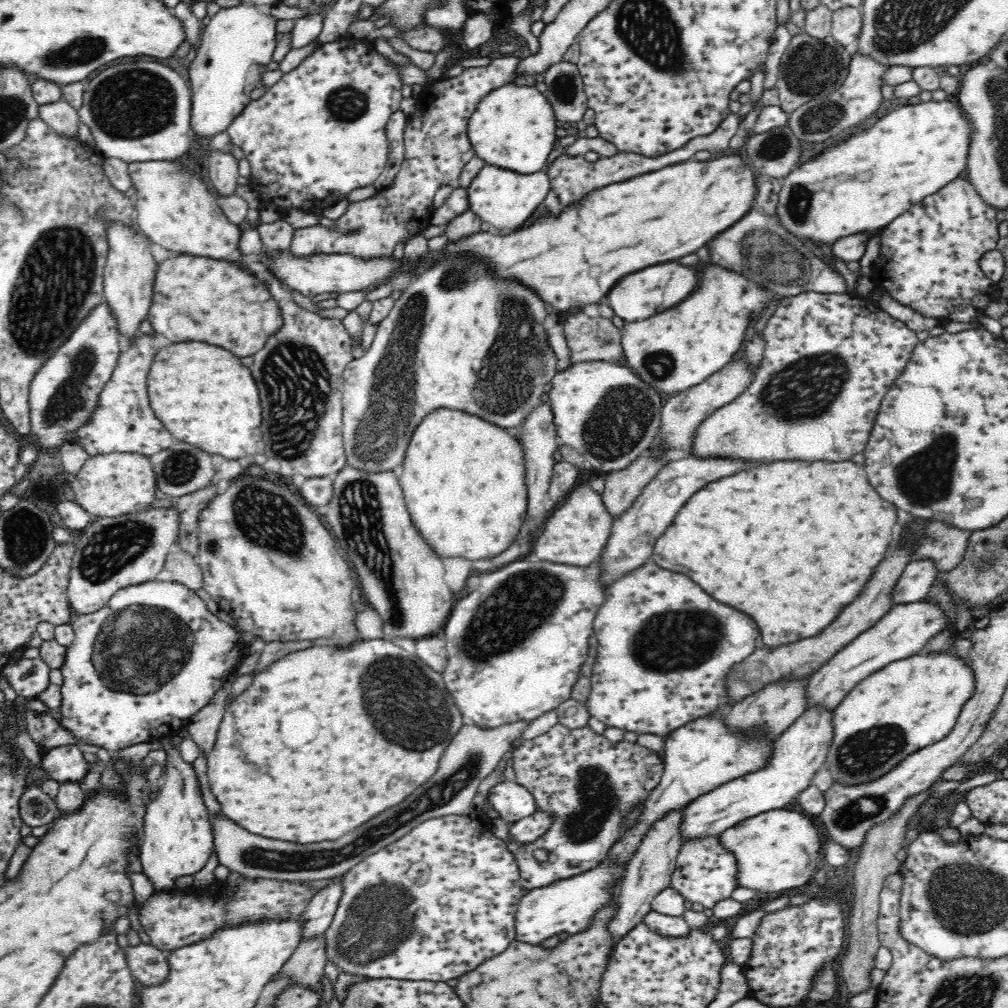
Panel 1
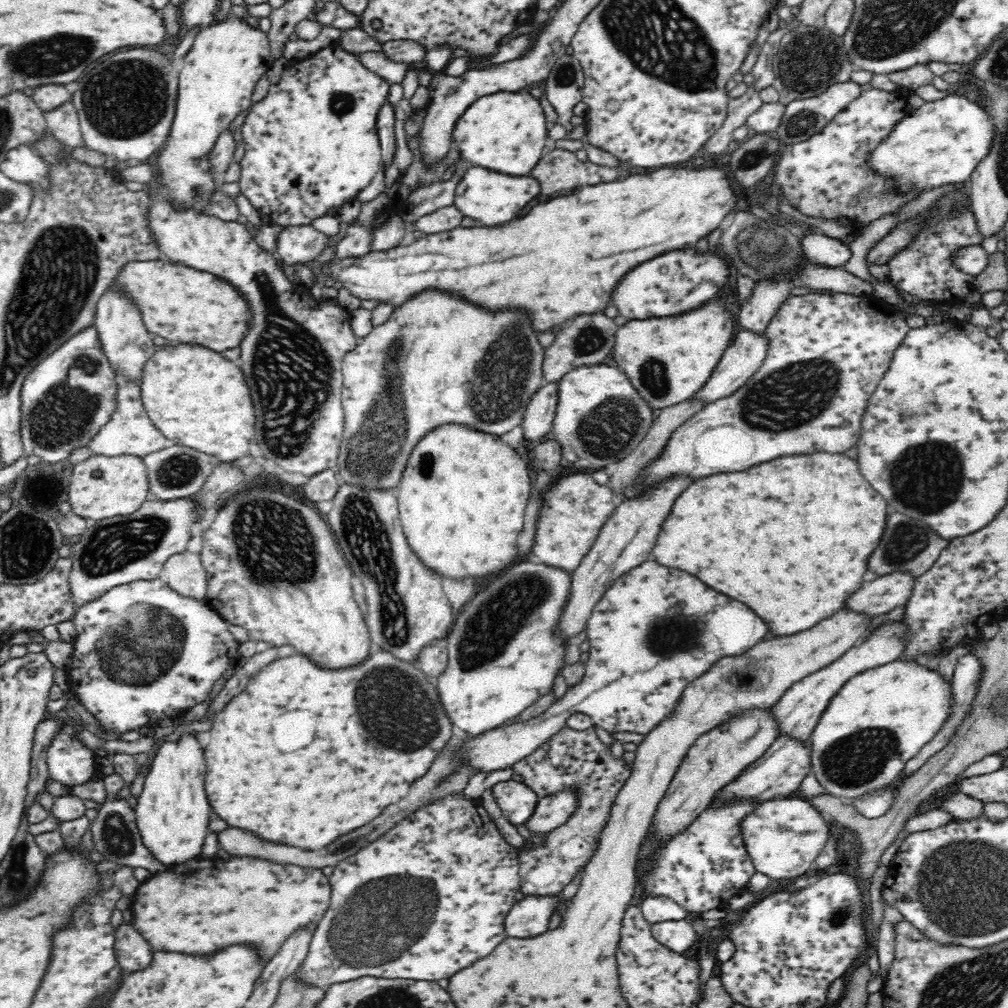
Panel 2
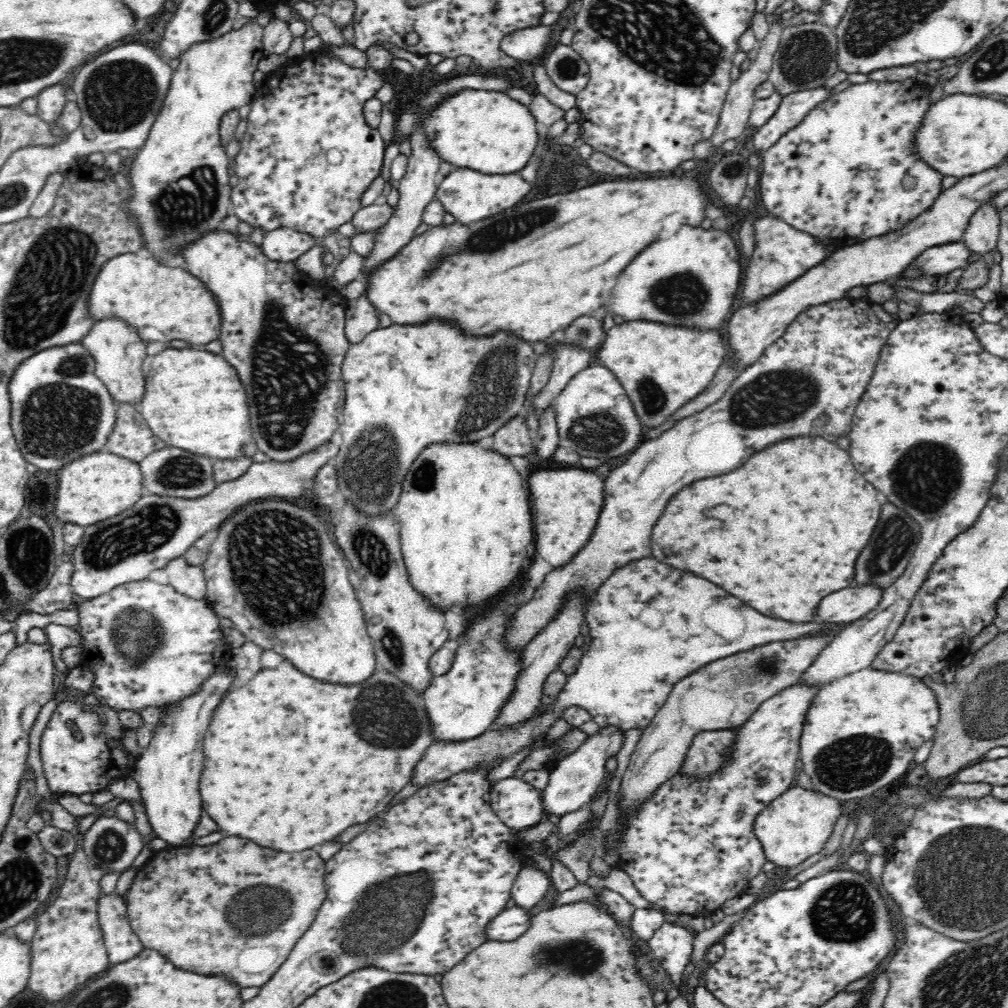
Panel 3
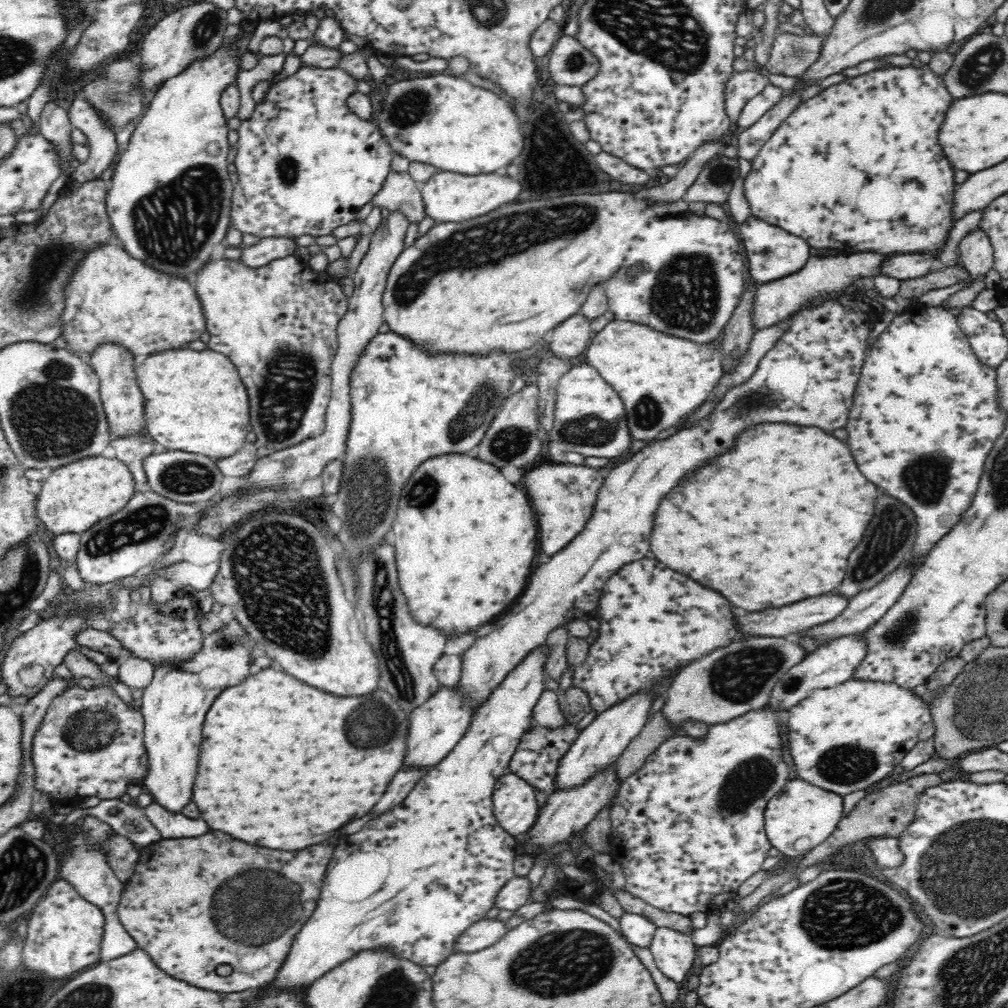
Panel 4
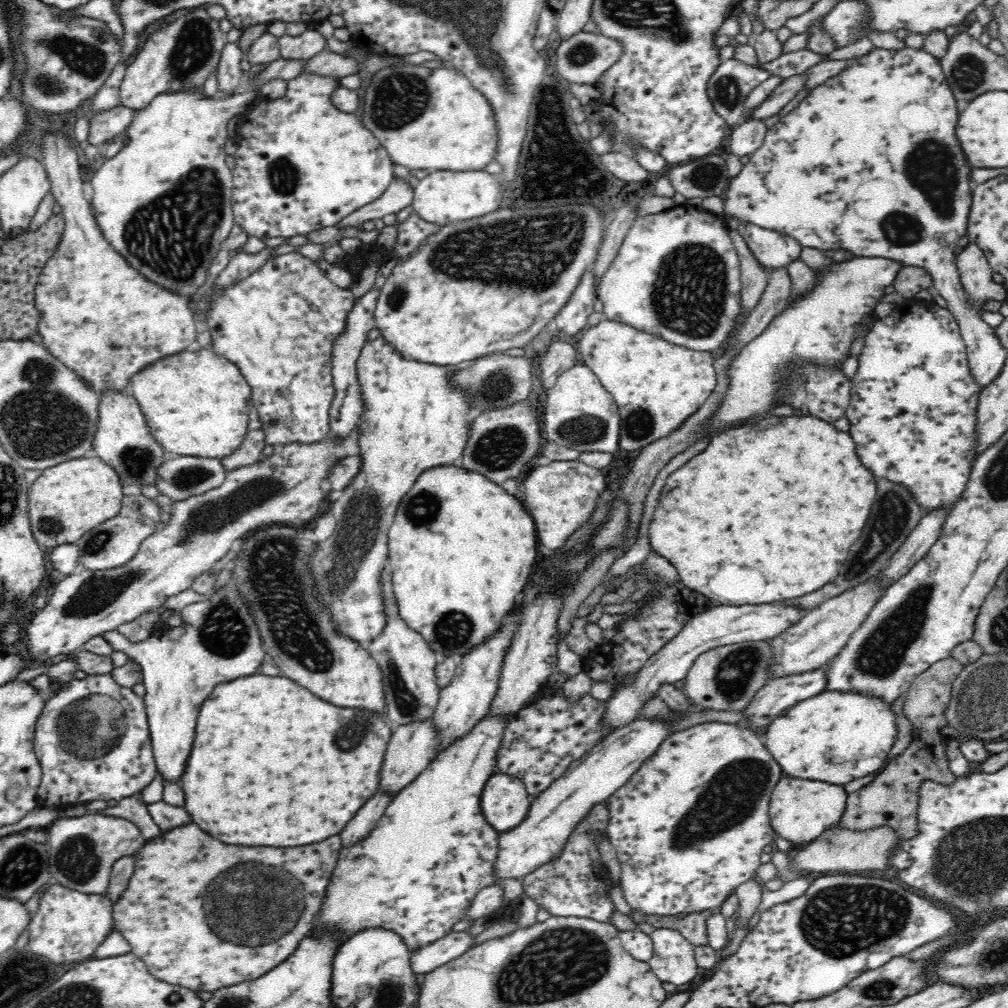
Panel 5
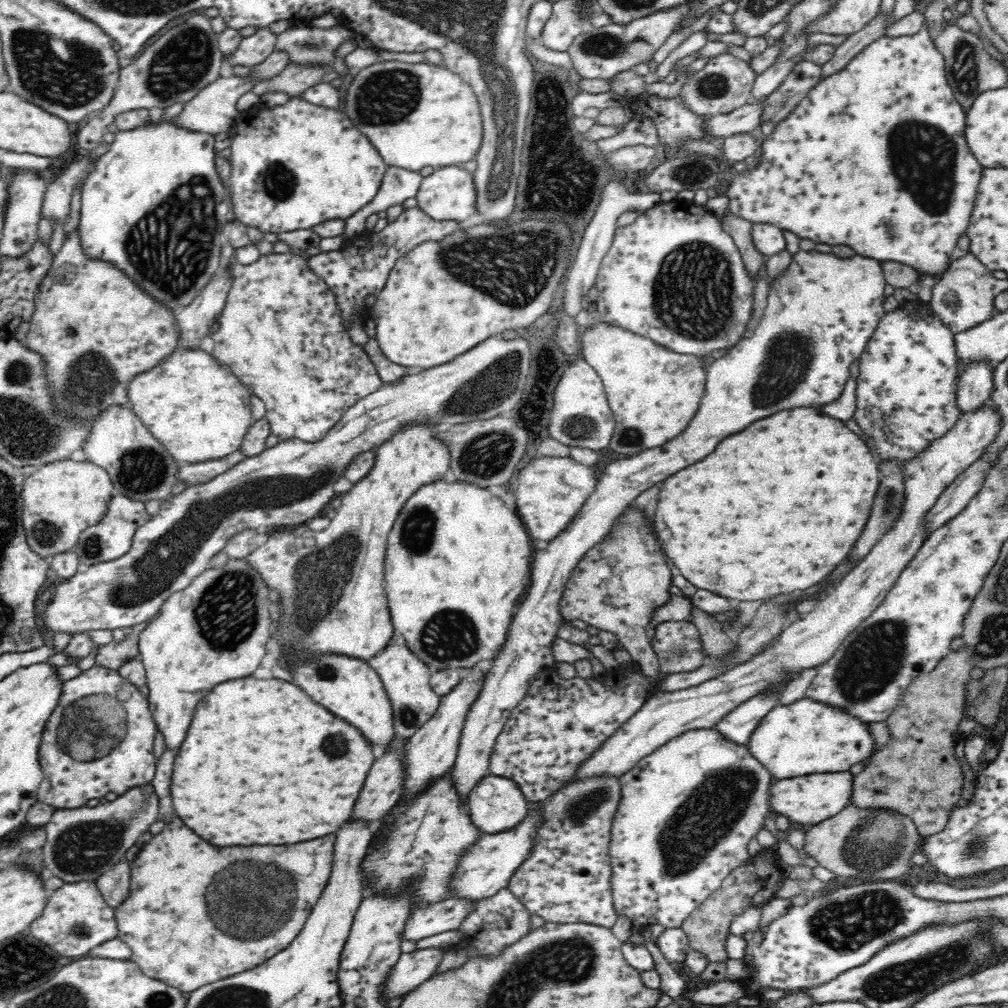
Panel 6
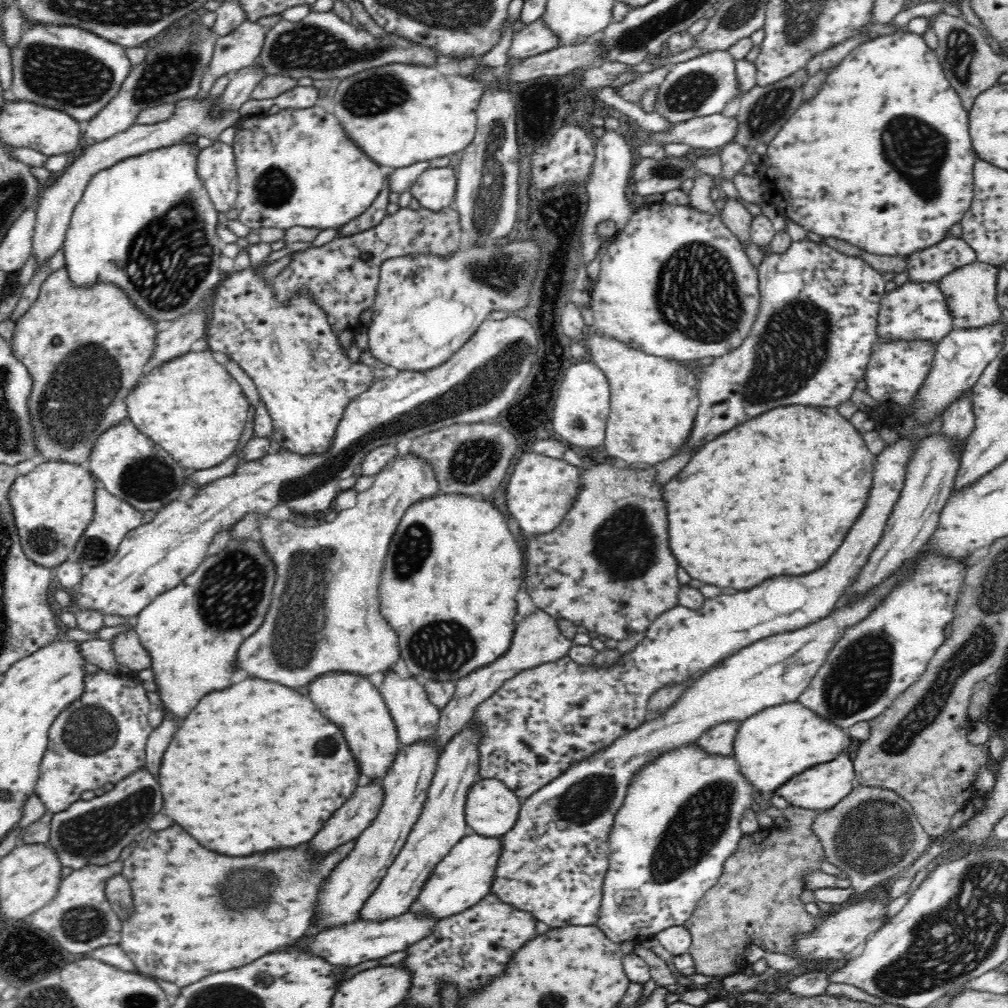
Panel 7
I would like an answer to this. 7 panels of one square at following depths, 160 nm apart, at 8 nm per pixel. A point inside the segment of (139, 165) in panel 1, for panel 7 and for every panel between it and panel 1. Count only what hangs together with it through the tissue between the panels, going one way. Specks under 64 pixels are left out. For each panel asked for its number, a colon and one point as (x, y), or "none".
2: (292, 357)
3: (285, 335)
4: (278, 323)
5: (278, 326)
6: (281, 331)
7: (304, 376)

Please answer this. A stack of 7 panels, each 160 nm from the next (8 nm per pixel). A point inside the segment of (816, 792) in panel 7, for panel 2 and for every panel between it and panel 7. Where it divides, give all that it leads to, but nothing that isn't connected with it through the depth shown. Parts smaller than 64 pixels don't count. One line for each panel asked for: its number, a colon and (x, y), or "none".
2: (783, 837)
3: (796, 825)
4: (802, 816)
5: (800, 810)
6: (805, 801)

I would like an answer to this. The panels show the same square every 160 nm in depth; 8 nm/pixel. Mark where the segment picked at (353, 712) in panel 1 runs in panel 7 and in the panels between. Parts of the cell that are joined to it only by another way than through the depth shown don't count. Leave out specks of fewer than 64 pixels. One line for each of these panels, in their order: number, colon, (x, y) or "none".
2: (304, 755)
3: (276, 773)
4: (276, 769)
5: (271, 765)
6: (262, 764)
7: (255, 767)

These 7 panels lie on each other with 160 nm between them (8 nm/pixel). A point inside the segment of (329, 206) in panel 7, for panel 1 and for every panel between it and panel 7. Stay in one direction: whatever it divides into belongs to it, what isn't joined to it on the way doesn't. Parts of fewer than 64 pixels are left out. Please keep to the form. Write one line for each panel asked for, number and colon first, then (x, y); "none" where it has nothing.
1: (320, 132)
2: (312, 143)
3: (307, 156)
4: (306, 164)
5: (302, 165)
6: (293, 166)

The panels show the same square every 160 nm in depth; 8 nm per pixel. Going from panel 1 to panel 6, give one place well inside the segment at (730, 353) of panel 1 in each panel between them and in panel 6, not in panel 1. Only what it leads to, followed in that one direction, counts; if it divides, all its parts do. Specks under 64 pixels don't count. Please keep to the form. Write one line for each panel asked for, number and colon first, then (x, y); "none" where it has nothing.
2: (668, 360)
3: (661, 367)
4: (660, 377)
5: (656, 384)
6: (654, 392)

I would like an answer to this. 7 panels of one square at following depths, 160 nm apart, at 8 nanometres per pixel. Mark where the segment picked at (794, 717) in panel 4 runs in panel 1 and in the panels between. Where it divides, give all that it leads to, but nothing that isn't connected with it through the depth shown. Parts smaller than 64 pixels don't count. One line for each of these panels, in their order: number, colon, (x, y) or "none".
1: (912, 703)
2: (898, 707)
3: (862, 732)

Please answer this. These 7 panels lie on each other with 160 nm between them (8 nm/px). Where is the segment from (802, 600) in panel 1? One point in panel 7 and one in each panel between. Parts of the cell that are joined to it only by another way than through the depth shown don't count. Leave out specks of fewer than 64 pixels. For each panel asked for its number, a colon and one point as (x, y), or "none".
2: (791, 538)
3: (780, 533)
4: (773, 522)
5: (768, 511)
6: (775, 508)
7: (775, 497)

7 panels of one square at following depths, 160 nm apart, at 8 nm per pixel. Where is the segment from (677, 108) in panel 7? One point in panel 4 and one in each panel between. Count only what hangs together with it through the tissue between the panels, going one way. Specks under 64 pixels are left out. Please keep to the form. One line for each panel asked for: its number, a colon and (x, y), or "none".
4: (742, 86)
5: (731, 84)
6: (725, 83)

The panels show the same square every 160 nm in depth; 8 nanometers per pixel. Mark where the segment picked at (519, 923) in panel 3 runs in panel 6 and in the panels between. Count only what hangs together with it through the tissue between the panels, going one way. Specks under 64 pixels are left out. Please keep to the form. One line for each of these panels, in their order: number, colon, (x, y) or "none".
4: (482, 934)
5: (424, 960)
6: (414, 967)

